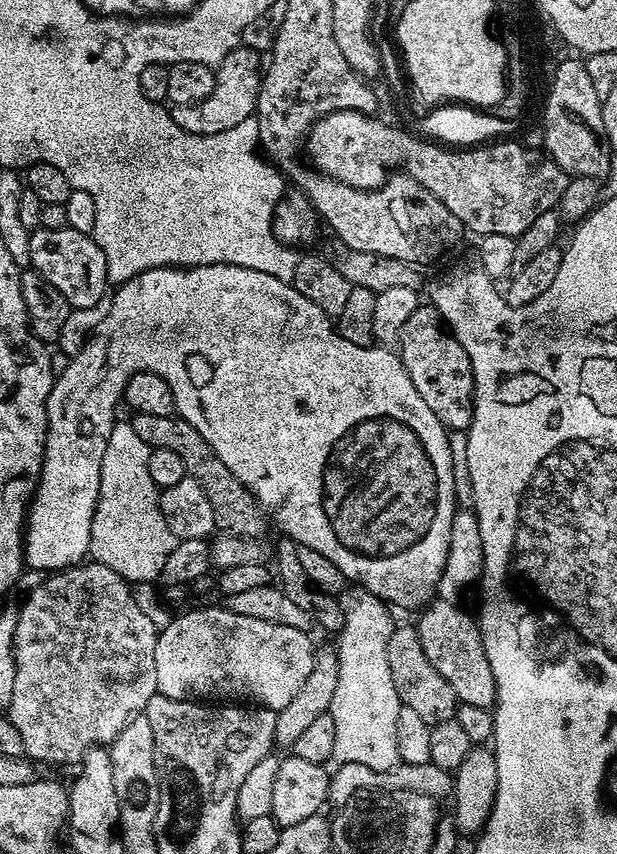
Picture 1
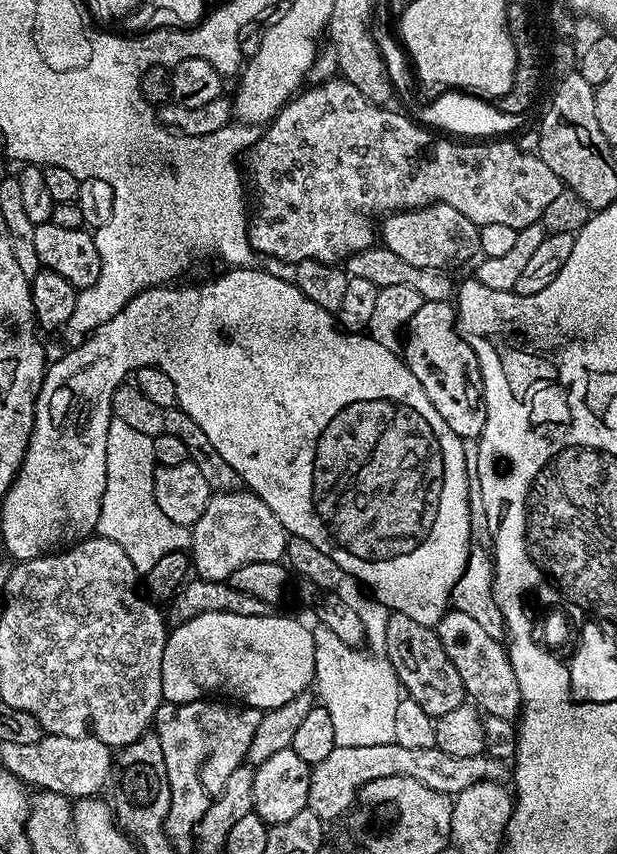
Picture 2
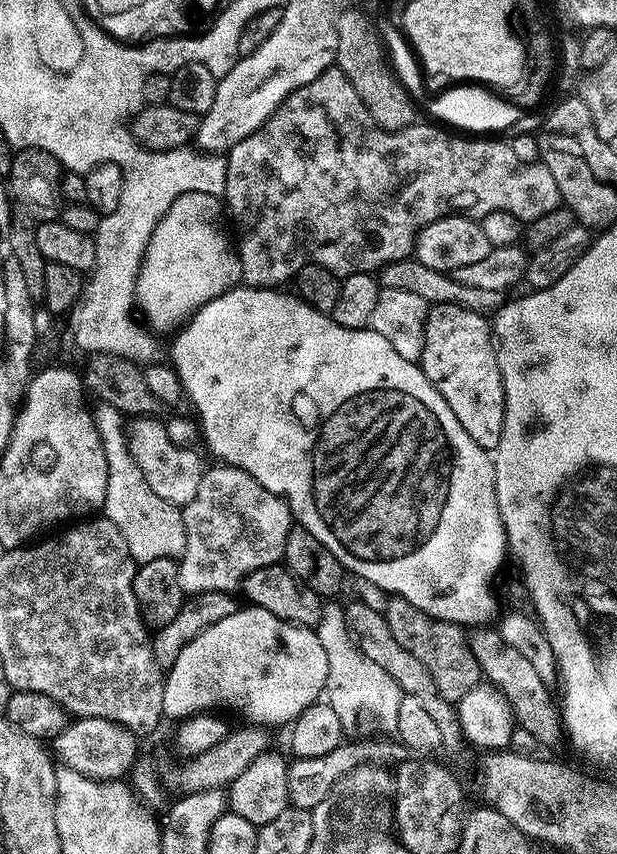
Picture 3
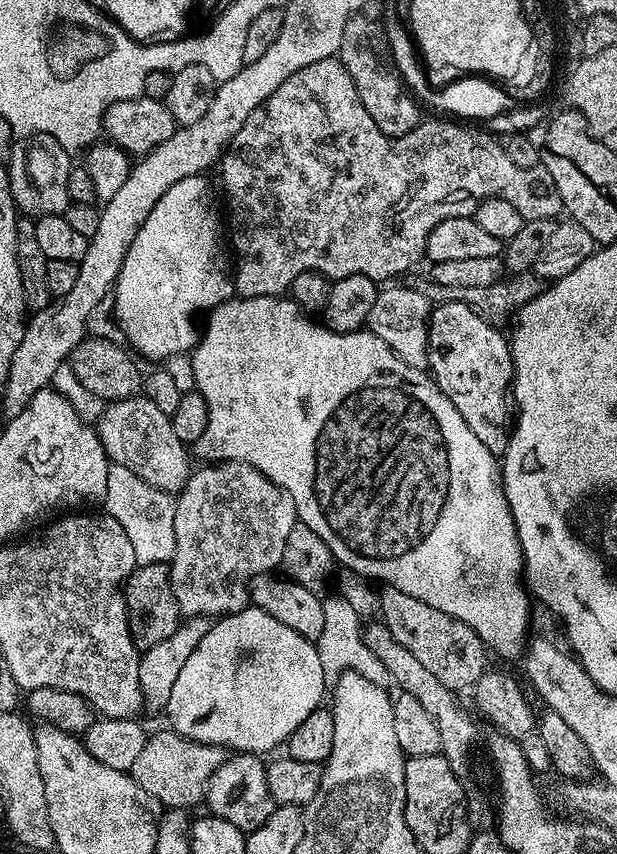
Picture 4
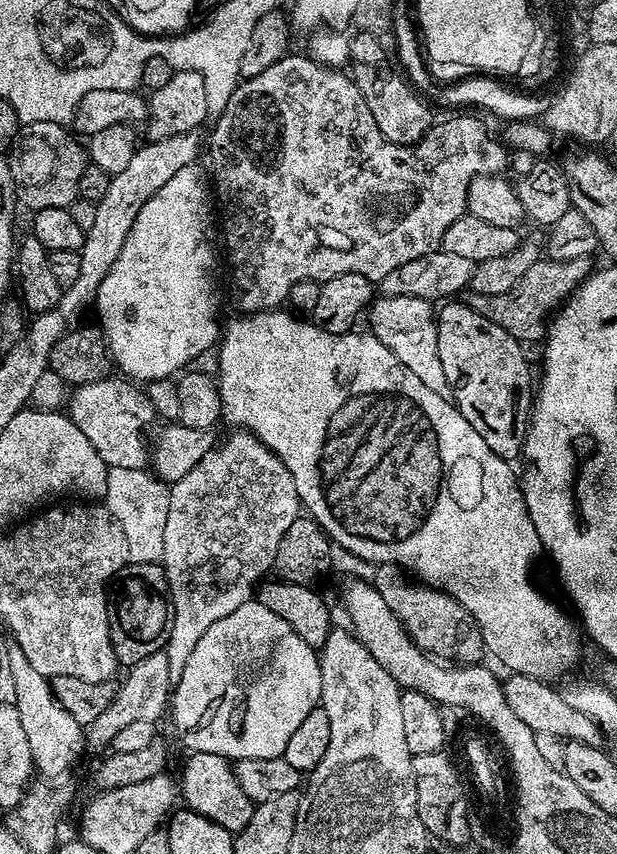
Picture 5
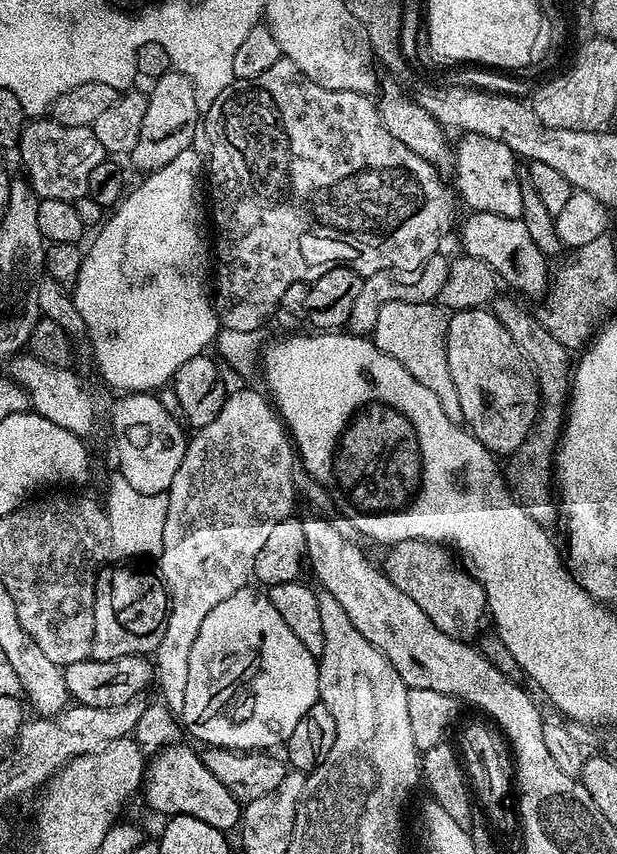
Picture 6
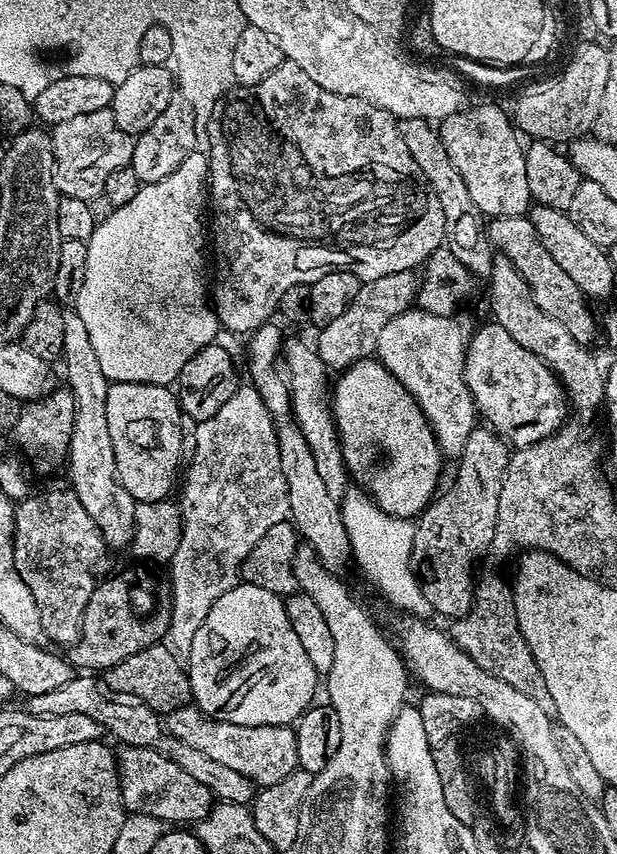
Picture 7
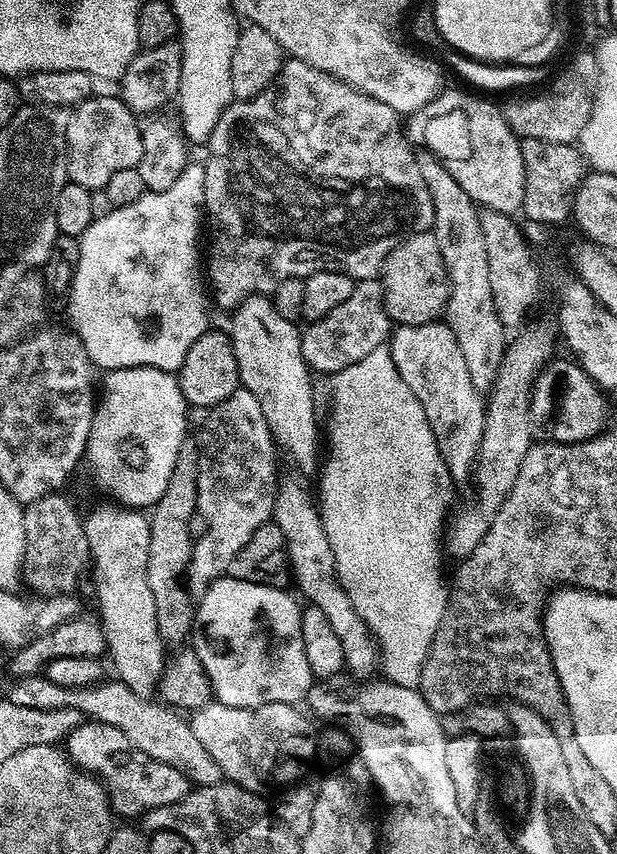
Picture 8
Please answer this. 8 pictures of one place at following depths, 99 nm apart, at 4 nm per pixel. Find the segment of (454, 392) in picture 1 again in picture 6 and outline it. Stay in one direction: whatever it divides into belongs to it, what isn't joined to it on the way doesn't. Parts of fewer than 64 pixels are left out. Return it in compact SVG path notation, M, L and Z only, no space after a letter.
M487 307L482 308L462 308L453 311L448 316L448 361L450 362L450 378L454 378L454 387L458 390L458 402L462 406L462 414L466 421L467 427L472 435L478 438L478 442L482 442L482 446L489 448L493 454L511 454L517 452L522 446L522 442L528 437L533 426L536 425L536 417L540 406L540 392L536 388L536 377L532 374L532 365L525 360L524 355L520 352L520 348L514 342L514 338L510 338L510 334L506 330L506 326L502 326L502 322L497 318L496 313Z

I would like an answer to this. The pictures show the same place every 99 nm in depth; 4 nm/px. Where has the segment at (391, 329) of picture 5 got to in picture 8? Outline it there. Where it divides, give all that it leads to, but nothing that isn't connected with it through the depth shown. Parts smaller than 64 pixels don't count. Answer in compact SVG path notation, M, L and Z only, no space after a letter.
M444 322L419 324L418 326L401 324L391 333L390 351L398 374L402 374L402 382L410 386L414 398L418 398L422 406L422 414L426 414L426 422L438 442L438 450L450 470L453 481L457 485L464 484L467 480L469 483L474 476L478 446L482 442L486 400L476 389L474 382L470 382L470 370L466 370L466 358L462 358L458 338L454 338L454 334Z

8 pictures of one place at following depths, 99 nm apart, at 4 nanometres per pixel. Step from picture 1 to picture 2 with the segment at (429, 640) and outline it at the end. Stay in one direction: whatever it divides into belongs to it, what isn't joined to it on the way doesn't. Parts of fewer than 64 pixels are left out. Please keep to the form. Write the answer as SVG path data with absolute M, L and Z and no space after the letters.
M455 610L445 612L435 630L450 662L454 662L454 670L462 674L464 691L471 703L479 706L487 715L515 721L521 715L522 701L520 683L508 657L507 647L497 637L486 634L486 630L482 630L482 625L475 618L470 618L470 614Z

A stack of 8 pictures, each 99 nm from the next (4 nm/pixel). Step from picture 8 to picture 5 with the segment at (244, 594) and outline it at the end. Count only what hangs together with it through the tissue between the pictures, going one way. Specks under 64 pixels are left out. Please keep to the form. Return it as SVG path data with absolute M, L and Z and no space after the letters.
M259 599L247 600L234 614L218 618L194 646L179 679L174 682L170 716L180 731L180 740L192 752L225 756L230 762L246 758L278 758L286 742L304 721L306 714L320 704L322 674L317 649L311 648L274 610L266 610Z

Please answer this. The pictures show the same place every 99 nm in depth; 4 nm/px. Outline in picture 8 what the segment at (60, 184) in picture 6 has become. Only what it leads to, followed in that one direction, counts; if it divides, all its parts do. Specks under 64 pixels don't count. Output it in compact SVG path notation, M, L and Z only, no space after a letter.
M93 94L71 109L66 130L68 178L89 190L103 189L118 170L139 168L142 158L142 124L119 95Z

